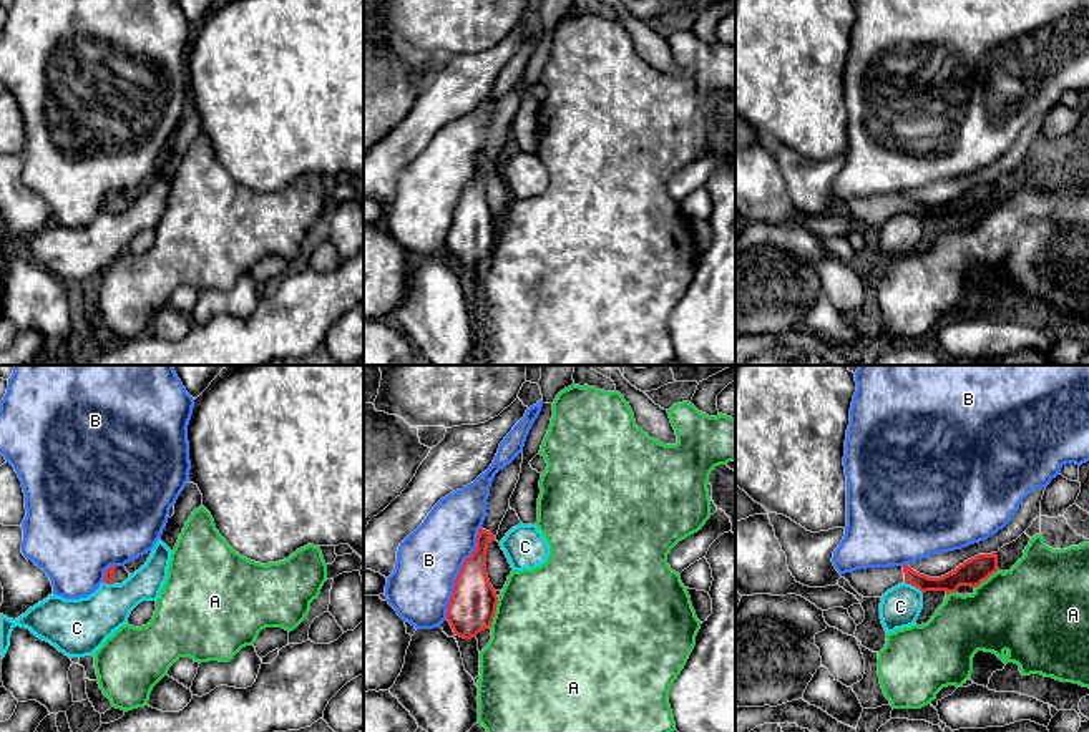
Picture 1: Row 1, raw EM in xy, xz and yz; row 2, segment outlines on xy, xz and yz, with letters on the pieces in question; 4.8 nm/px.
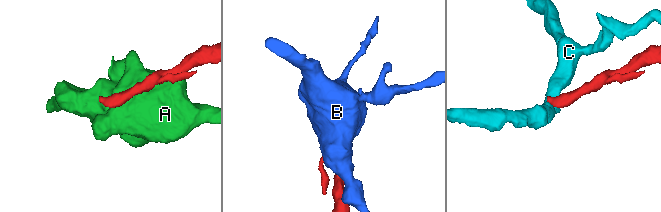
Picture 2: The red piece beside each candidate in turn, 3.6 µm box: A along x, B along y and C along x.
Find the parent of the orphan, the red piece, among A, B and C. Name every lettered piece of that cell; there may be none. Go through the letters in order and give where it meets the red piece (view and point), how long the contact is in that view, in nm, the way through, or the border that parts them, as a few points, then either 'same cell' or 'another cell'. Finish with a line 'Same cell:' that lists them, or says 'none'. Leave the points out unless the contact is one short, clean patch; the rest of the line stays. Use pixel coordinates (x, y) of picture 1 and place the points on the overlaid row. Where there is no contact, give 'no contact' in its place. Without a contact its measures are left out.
A: xz (495, 611) | 160 nm | another cell
B: xz (459, 573) | 480 nm | another cell
C: yz (913, 585) | 110 nm | another cell
Same cell: none

